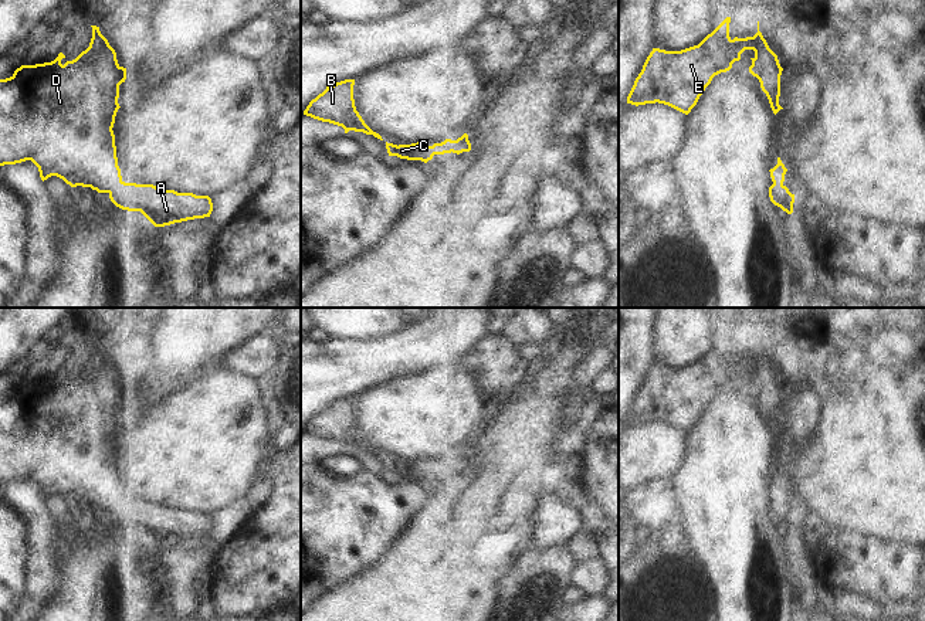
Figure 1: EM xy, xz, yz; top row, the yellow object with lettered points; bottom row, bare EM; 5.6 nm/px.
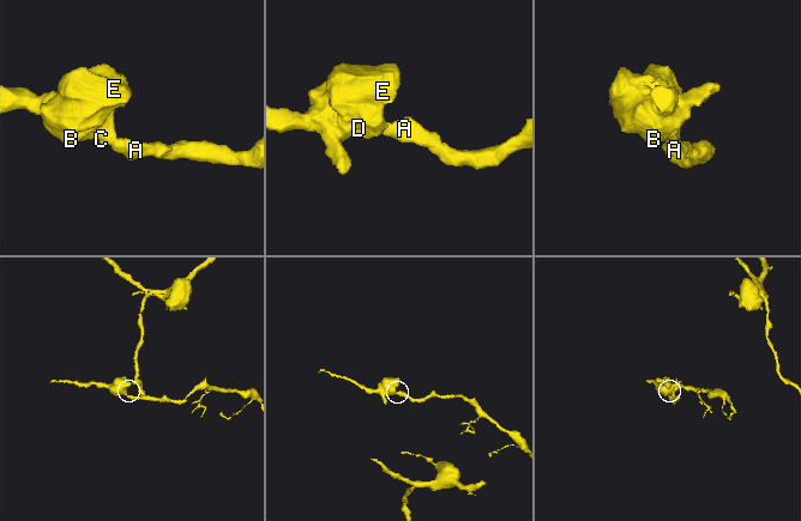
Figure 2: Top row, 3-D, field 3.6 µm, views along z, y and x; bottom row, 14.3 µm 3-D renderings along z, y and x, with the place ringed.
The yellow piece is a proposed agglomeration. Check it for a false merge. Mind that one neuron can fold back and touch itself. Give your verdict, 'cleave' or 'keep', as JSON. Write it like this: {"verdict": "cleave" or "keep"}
{"verdict": "keep"}

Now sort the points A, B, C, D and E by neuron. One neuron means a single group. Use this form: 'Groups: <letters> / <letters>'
Groups: A B C D E

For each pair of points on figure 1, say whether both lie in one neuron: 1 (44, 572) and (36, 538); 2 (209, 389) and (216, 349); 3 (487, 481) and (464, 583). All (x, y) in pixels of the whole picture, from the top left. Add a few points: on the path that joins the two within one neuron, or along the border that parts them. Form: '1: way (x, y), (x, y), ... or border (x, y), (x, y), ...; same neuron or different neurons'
1: way (43, 563), (43, 546); same neuron
2: border (217, 369), (196, 379), (183, 389); different neurons
3: way (487, 506), (487, 512), (464, 540), (464, 557); same neuron

